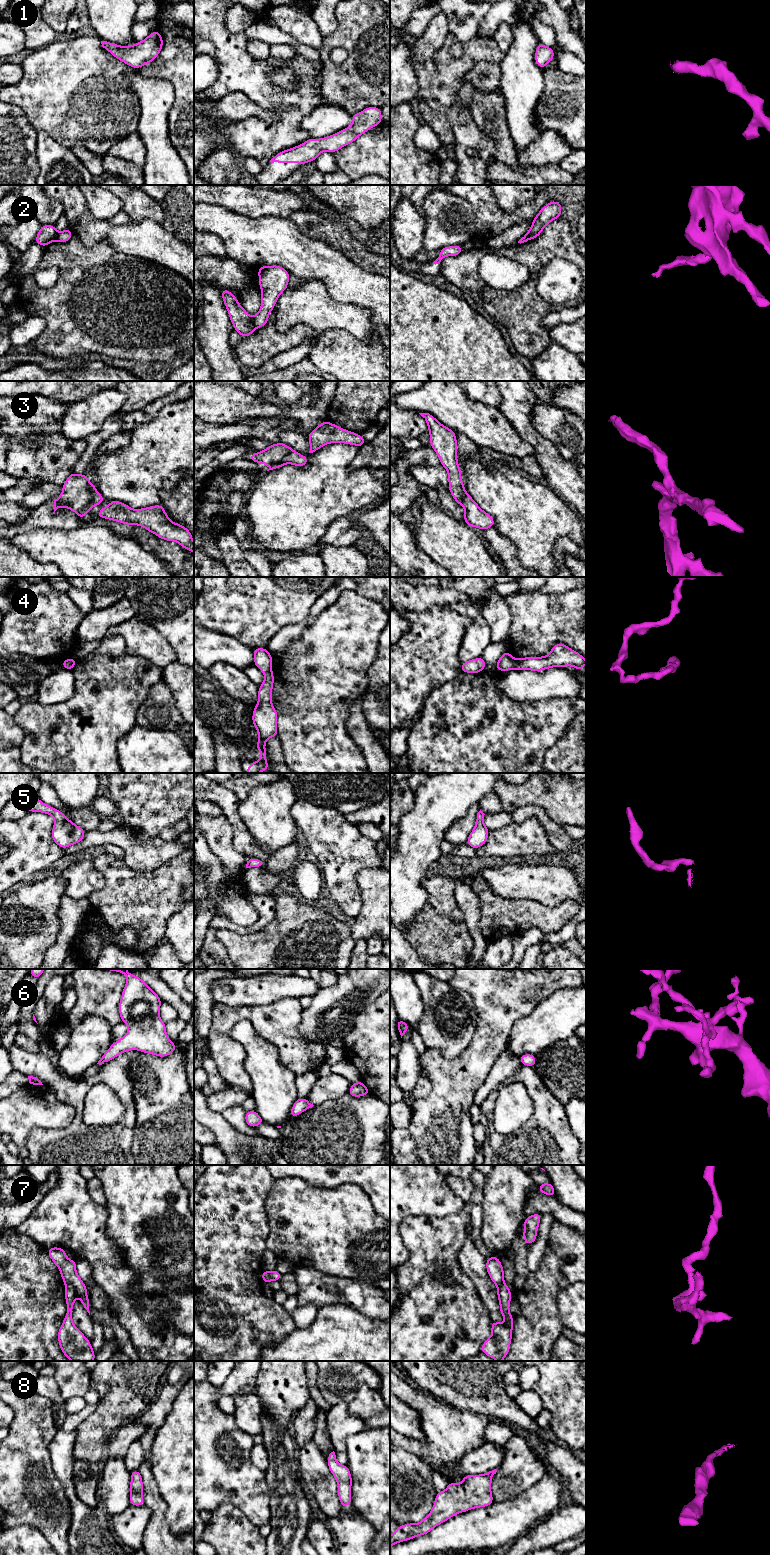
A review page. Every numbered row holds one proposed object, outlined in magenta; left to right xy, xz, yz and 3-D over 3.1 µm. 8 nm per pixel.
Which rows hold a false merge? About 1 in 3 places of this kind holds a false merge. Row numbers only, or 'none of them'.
2, 3, 7

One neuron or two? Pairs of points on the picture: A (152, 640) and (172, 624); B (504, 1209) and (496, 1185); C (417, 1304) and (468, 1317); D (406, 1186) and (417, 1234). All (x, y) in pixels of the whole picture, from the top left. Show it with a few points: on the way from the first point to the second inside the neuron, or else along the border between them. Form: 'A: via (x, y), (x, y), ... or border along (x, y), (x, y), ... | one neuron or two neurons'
A: border along (141, 620), (152, 625), (175, 652) | two neurons
B: via (504, 1203), (504, 1193), (502, 1191) | one neuron
C: via (430, 1314), (434, 1317), (455, 1317) | one neuron
D: border along (437, 1216), (409, 1215), (400, 1225) | two neurons

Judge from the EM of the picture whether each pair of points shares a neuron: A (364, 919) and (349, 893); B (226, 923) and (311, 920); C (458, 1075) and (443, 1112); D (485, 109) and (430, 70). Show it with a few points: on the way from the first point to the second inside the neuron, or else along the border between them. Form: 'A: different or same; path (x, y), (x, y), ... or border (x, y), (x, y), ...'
A: different; border (359, 888), (361, 909), (354, 918)
B: different; border (274, 898), (275, 916), (260, 930), (250, 933)
C: same; path (454, 1084), (449, 1103)
D: same; path (471, 98), (444, 84)

